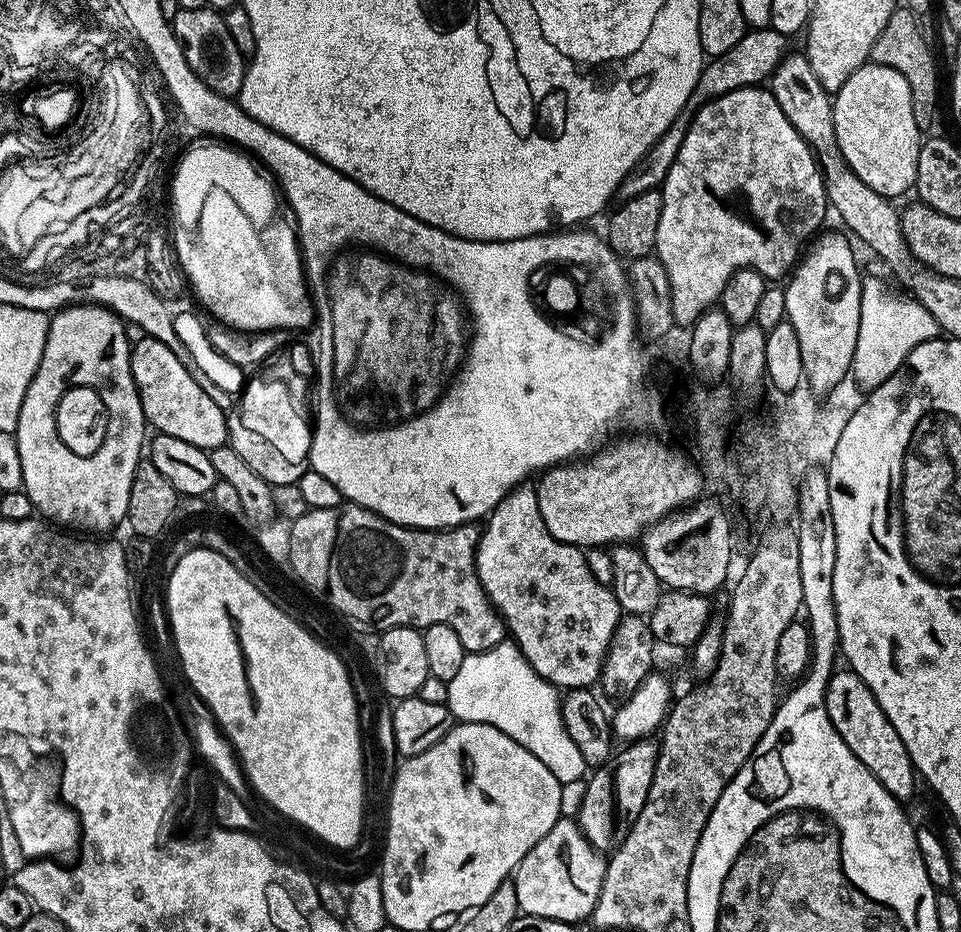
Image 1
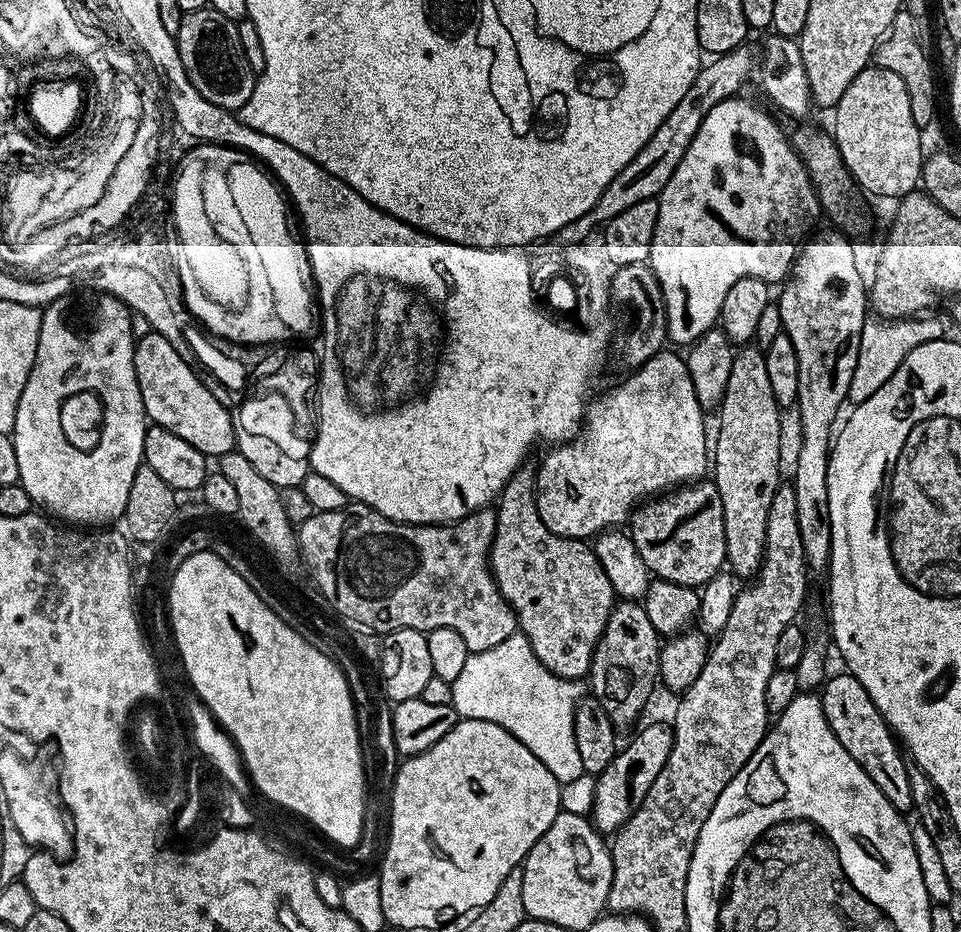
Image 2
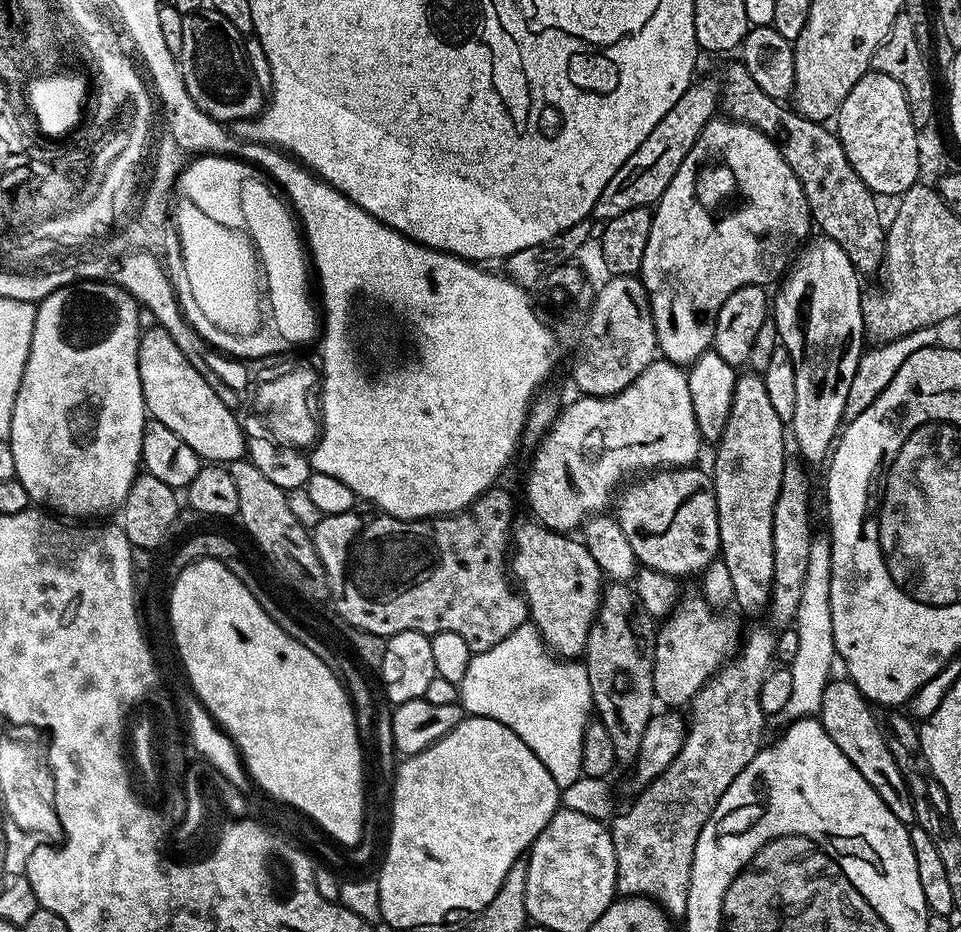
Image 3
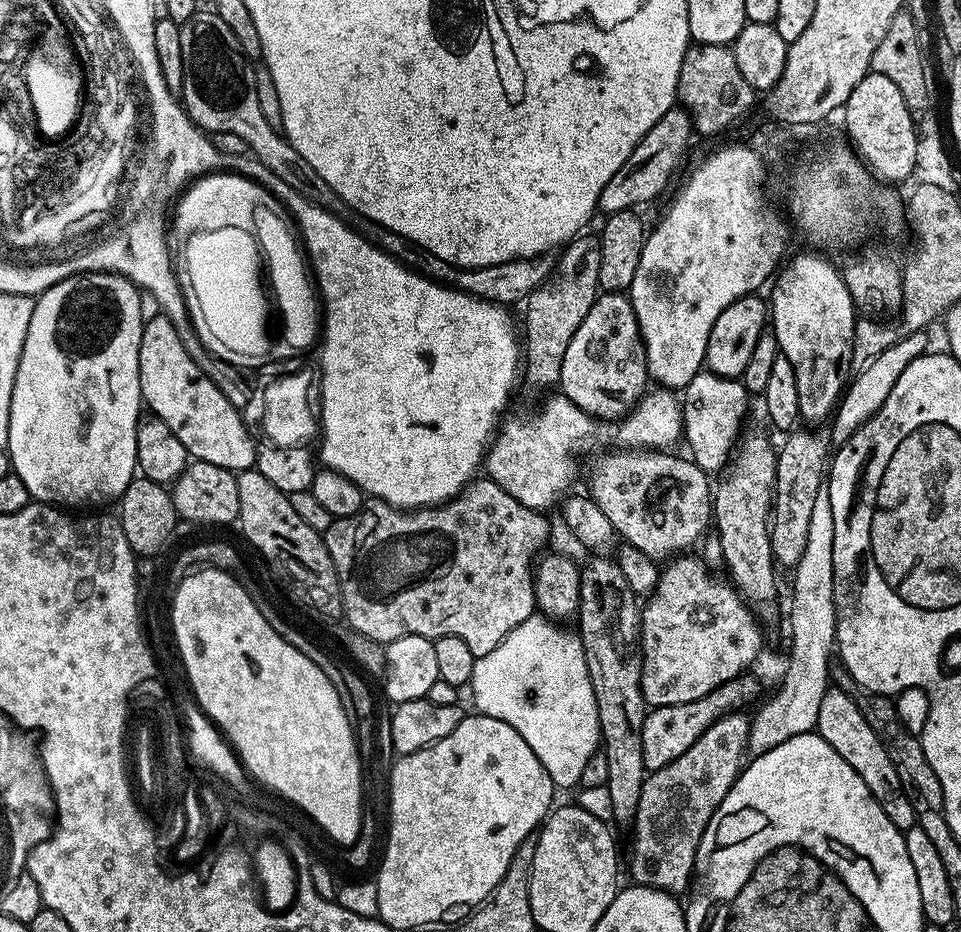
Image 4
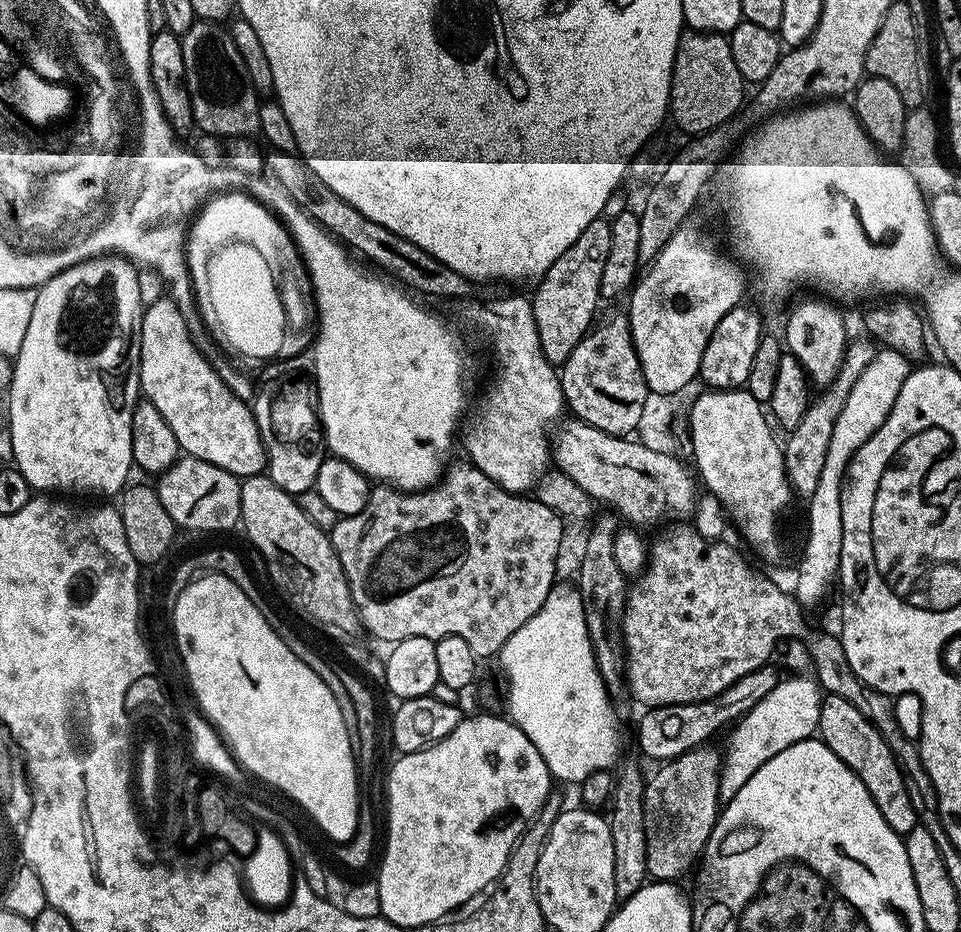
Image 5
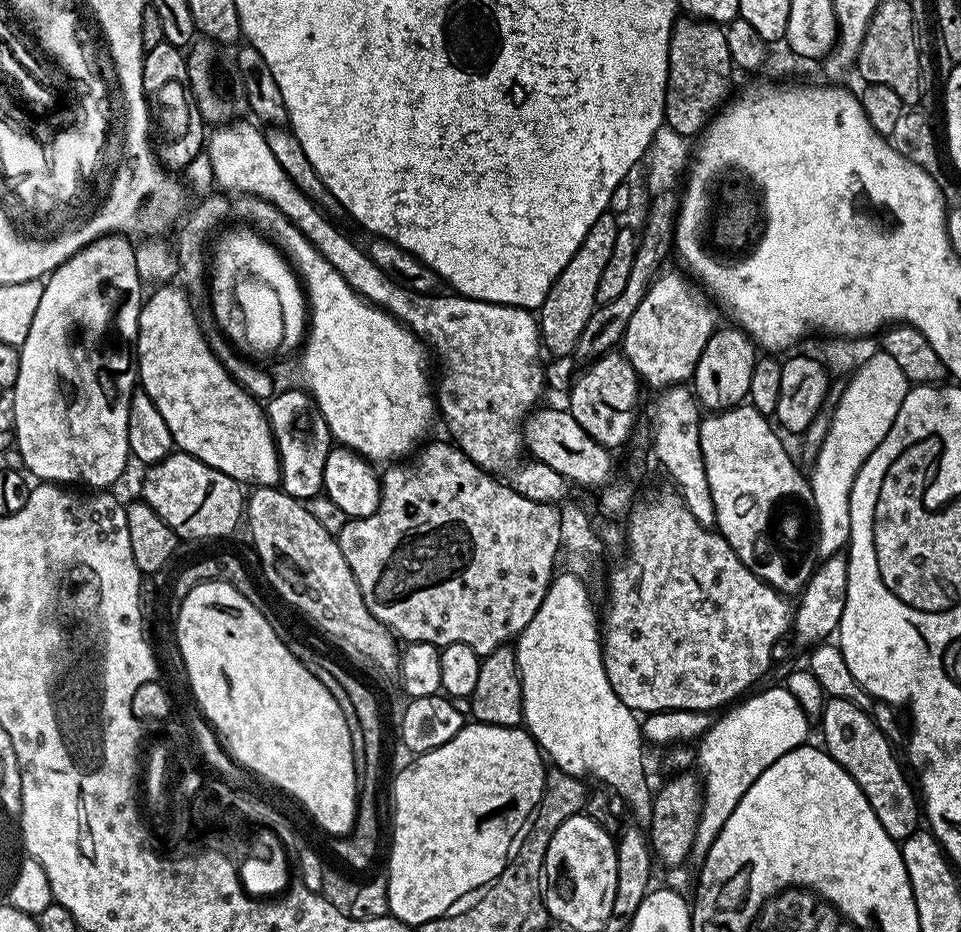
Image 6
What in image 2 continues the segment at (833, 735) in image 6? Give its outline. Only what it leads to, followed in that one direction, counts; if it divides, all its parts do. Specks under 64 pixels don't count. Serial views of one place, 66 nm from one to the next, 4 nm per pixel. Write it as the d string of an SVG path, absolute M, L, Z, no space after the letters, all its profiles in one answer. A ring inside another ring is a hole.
M850 674L843 675L829 675L819 693L820 705L824 707L830 730L834 730L838 742L846 746L850 758L854 758L854 762L862 766L862 770L871 778L874 786L878 786L878 790L886 794L890 806L894 806L901 814L911 813L910 778L905 753L892 729L882 718L878 706L874 706L870 694L866 694L862 682L858 682L858 678Z

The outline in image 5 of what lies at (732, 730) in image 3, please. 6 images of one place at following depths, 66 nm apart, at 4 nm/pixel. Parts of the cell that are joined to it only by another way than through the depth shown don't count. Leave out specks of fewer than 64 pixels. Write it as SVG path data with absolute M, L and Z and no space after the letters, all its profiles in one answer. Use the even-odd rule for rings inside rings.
M713 746L692 748L678 758L661 763L653 776L646 780L644 794L646 830L646 872L652 880L679 881L701 859L706 842L716 824L717 815L722 807L720 796L721 749Z

